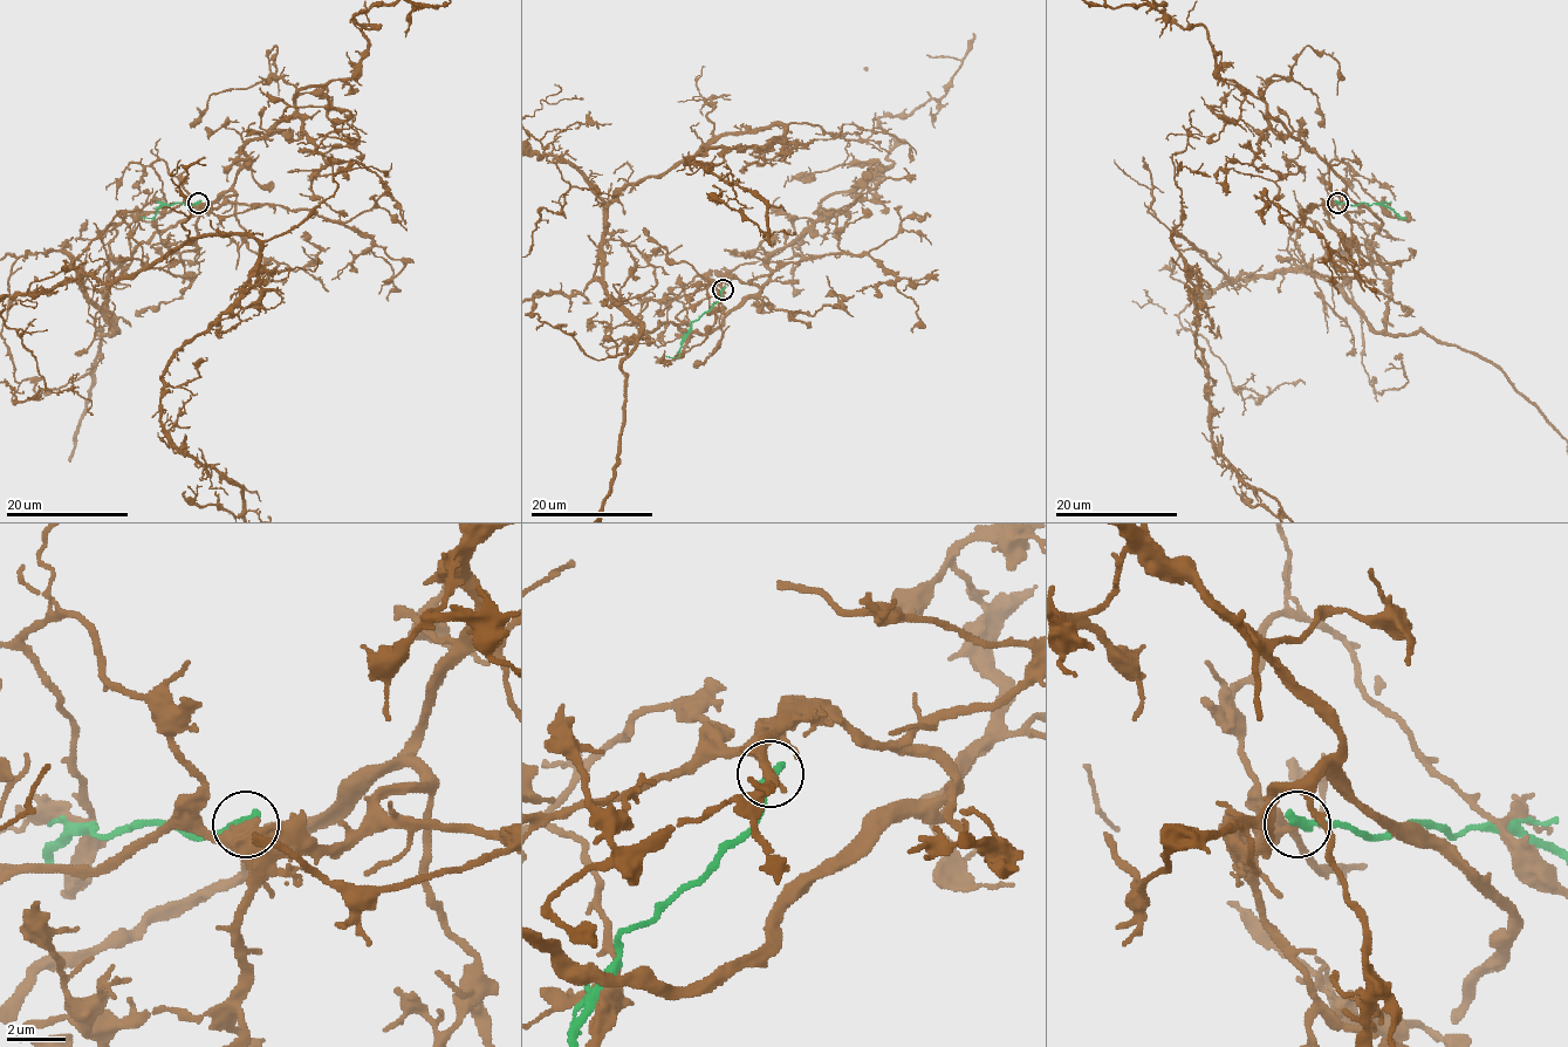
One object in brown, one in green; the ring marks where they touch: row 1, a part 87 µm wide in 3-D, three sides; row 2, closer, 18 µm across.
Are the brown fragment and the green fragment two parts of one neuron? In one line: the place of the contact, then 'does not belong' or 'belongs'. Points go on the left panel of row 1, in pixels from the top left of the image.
place (198, 203); does not belong

